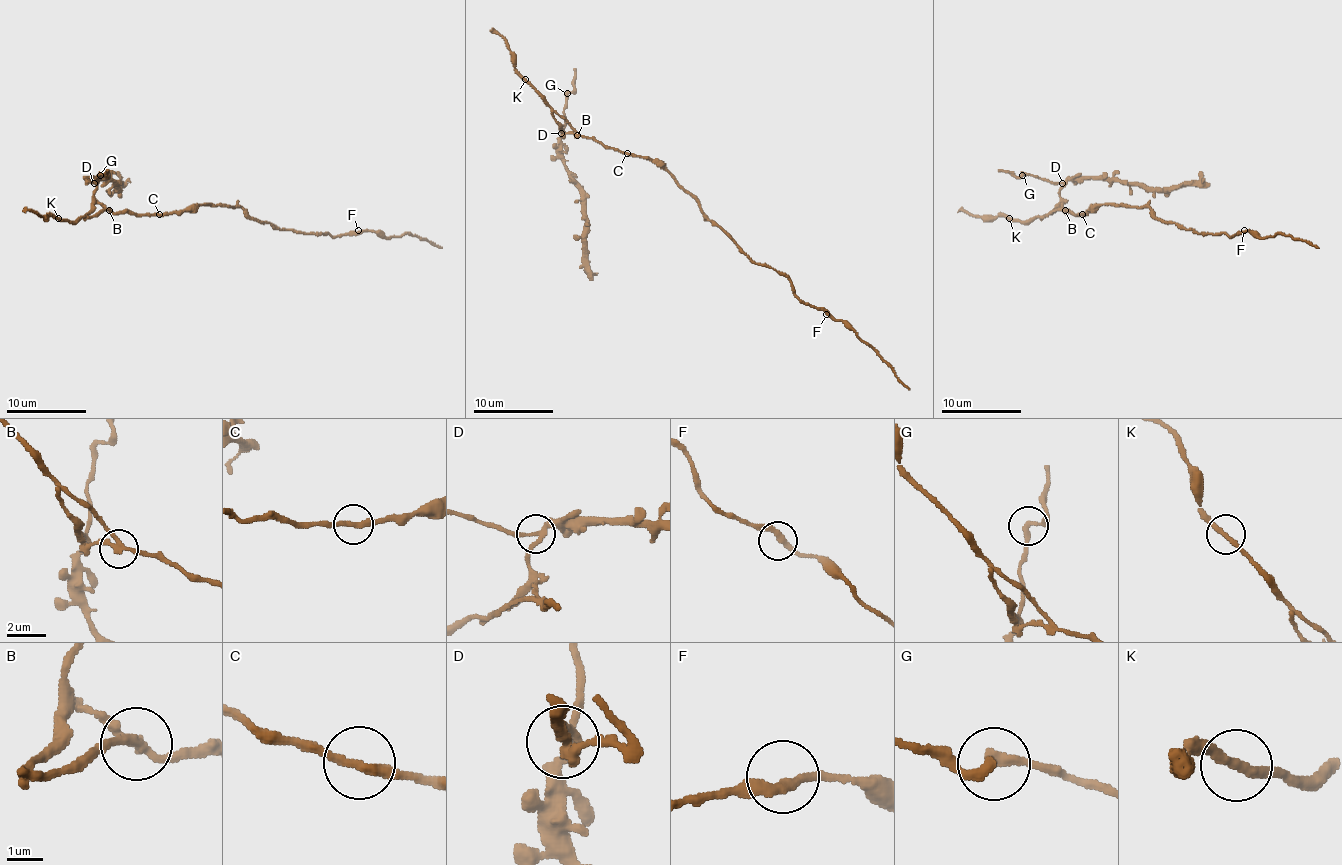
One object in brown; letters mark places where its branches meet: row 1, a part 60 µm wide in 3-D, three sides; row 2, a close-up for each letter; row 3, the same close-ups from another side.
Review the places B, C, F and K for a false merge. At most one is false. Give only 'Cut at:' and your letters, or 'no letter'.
Cut at: B

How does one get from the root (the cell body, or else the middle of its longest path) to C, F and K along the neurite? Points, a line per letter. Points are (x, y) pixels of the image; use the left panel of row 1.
C: (217, 205), (193, 205), (179, 212), (159, 214)
F: (217, 205), (239, 207), (253, 218), (295, 232), (341, 236), (354, 234), (358, 230)
K: (217, 205), (193, 205), (179, 212), (163, 214), (100, 210), (76, 220), (58, 218)

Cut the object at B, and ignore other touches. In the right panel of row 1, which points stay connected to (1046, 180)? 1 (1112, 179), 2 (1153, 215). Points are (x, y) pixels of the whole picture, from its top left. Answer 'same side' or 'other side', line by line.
1: same side
2: other side

